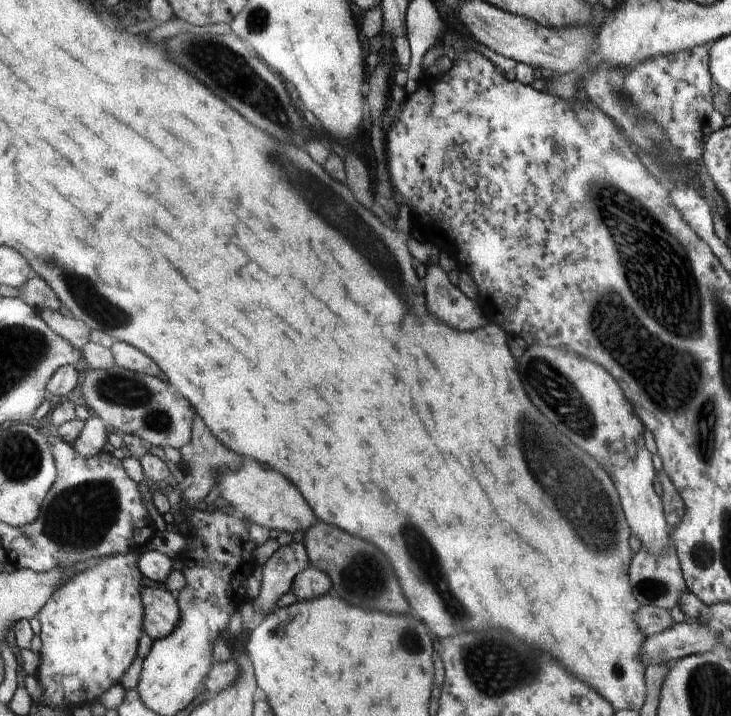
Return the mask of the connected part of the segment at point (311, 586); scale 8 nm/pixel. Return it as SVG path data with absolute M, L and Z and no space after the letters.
M308 566L299 573L291 588L292 594L300 600L314 600L332 592L334 584L324 571Z

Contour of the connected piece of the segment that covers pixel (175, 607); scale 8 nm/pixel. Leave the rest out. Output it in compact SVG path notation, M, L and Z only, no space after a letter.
M145 583L143 586L143 632L153 641L166 639L179 626L182 609L176 598L162 586Z

